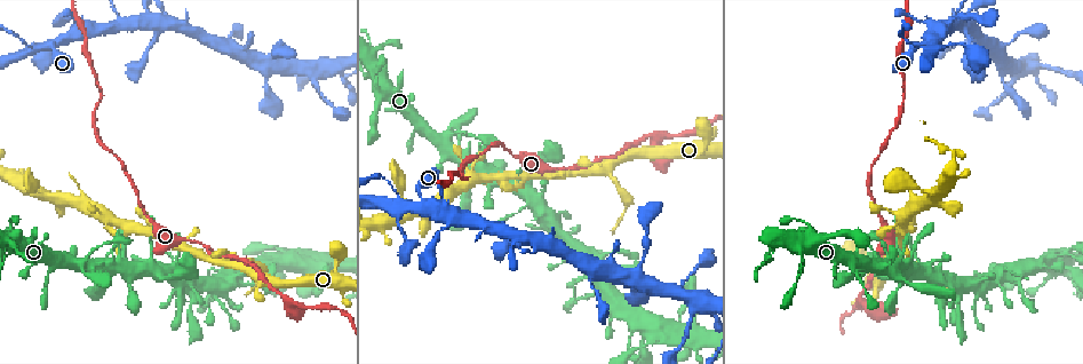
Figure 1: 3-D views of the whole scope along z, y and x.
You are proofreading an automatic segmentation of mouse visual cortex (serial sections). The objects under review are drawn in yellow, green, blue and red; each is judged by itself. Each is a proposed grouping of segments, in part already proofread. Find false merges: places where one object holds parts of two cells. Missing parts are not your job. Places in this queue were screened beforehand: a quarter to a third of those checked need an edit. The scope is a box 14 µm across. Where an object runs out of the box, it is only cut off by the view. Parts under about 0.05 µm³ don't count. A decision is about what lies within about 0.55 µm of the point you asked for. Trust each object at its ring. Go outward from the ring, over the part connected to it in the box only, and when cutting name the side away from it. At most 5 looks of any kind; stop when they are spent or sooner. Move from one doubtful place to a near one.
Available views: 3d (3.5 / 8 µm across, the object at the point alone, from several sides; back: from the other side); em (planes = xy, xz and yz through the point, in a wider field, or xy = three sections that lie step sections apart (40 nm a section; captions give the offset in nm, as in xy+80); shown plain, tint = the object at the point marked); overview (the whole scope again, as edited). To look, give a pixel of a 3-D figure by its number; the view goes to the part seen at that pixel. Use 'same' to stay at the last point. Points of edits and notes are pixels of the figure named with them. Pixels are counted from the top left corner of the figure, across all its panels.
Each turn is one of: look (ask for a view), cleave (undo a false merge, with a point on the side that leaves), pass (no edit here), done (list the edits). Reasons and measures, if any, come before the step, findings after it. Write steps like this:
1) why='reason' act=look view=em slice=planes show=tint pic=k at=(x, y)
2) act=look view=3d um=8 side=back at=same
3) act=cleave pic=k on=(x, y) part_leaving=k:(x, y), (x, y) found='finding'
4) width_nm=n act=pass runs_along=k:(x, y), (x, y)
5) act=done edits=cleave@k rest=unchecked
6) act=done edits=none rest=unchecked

why='small branch off a trunk' act=look view=3d um=3.5 pic=1 at=(404, 210)

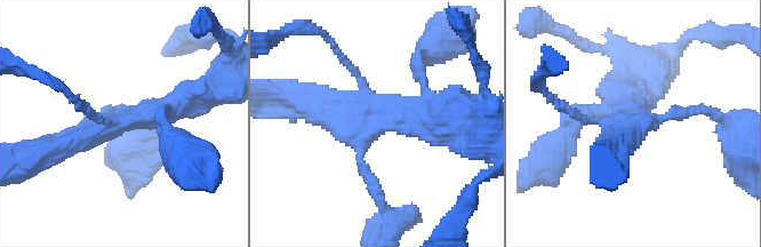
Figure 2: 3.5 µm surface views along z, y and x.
act=look view=em slice=xy step=5 show=tint pic=2 at=(632, 122)

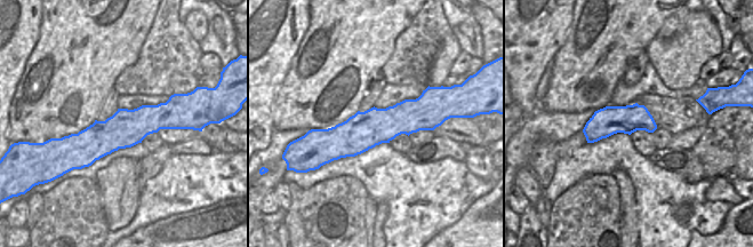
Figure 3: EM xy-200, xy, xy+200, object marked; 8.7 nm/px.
arms=4 arm_widths_nm=100,150,300,350 act=pass runs_along=3:(435, 113), (357, 135), (317, 132) found='continuous, no second cell'

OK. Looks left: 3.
why='narrows sharply' act=look view=3d um=3.5 pic=1 at=(189, 305)

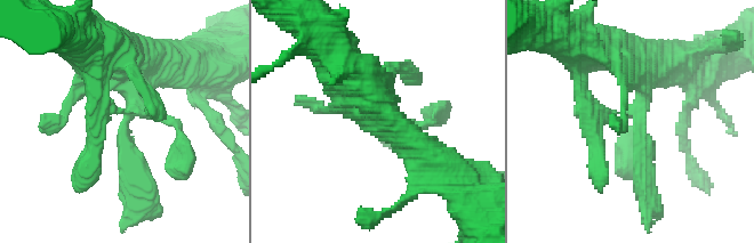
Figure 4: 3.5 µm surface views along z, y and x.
act=look view=em slice=xy step=3 show=tint pic=4 at=(125, 124)

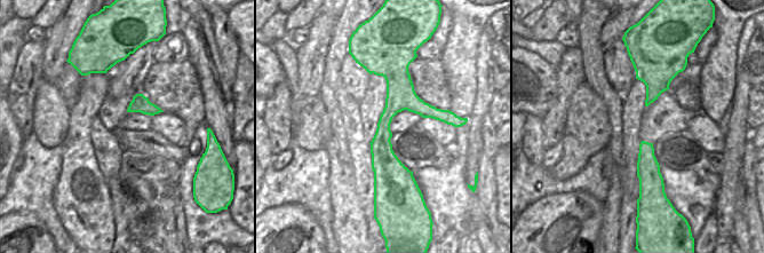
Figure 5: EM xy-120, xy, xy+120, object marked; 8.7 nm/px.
width_nm=200 act=pass runs_along=4:(636, 58), (648, 199) found='all the same cell'

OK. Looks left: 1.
act=done edits=none rest=unchecked

